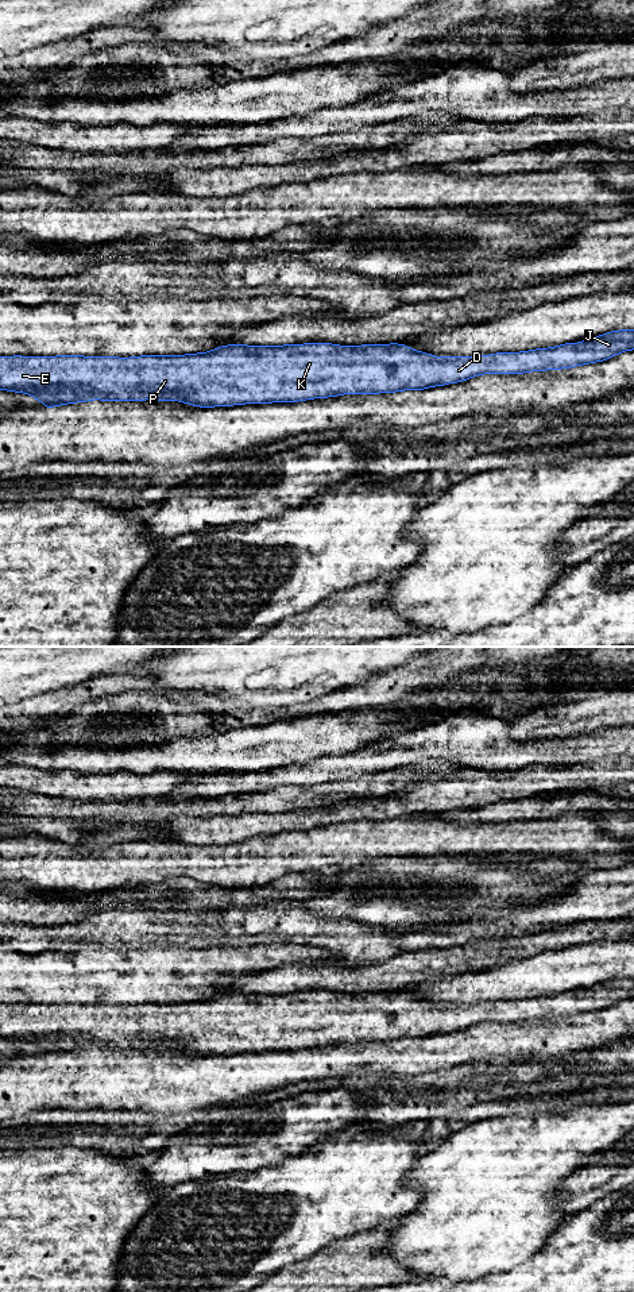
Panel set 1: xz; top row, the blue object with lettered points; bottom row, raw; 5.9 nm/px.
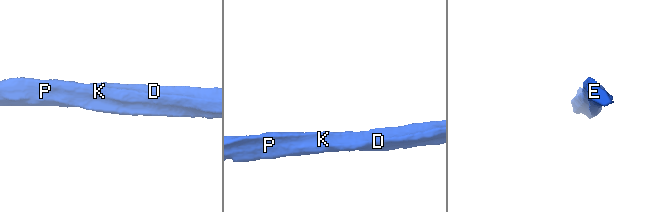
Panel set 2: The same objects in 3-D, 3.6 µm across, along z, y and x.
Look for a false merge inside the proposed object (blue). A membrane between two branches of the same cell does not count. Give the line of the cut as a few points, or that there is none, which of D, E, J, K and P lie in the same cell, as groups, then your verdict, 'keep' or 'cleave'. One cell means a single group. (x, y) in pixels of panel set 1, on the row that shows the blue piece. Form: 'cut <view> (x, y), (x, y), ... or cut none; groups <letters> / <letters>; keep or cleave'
cut none; groups D E J K P; keep

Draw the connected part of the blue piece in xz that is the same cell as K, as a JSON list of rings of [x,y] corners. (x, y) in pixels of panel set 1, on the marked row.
[[[611,331],[581,343],[523,352],[478,356],[444,356],[403,344],[336,346],[306,343],[287,346],[221,346],[189,355],[115,356],[0,356],[0,389],[27,393],[47,409],[65,404],[104,401],[182,401],[194,406],[295,402],[340,394],[375,394],[422,390],[463,382],[480,374],[521,374],[569,369],[607,360],[634,350],[634,331]]]

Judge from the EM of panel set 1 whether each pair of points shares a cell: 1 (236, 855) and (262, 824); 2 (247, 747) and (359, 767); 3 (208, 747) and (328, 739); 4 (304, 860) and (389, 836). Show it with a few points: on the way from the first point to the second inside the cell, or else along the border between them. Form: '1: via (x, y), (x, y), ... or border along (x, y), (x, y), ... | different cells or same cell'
1: border along (281, 832), (273, 836), (252, 836), (219, 845) | different cells
2: border along (347, 752), (285, 766) | different cells
3: via (238, 747), (298, 741) | same cell
4: via (325, 847), (355, 845), (367, 841) | same cell

